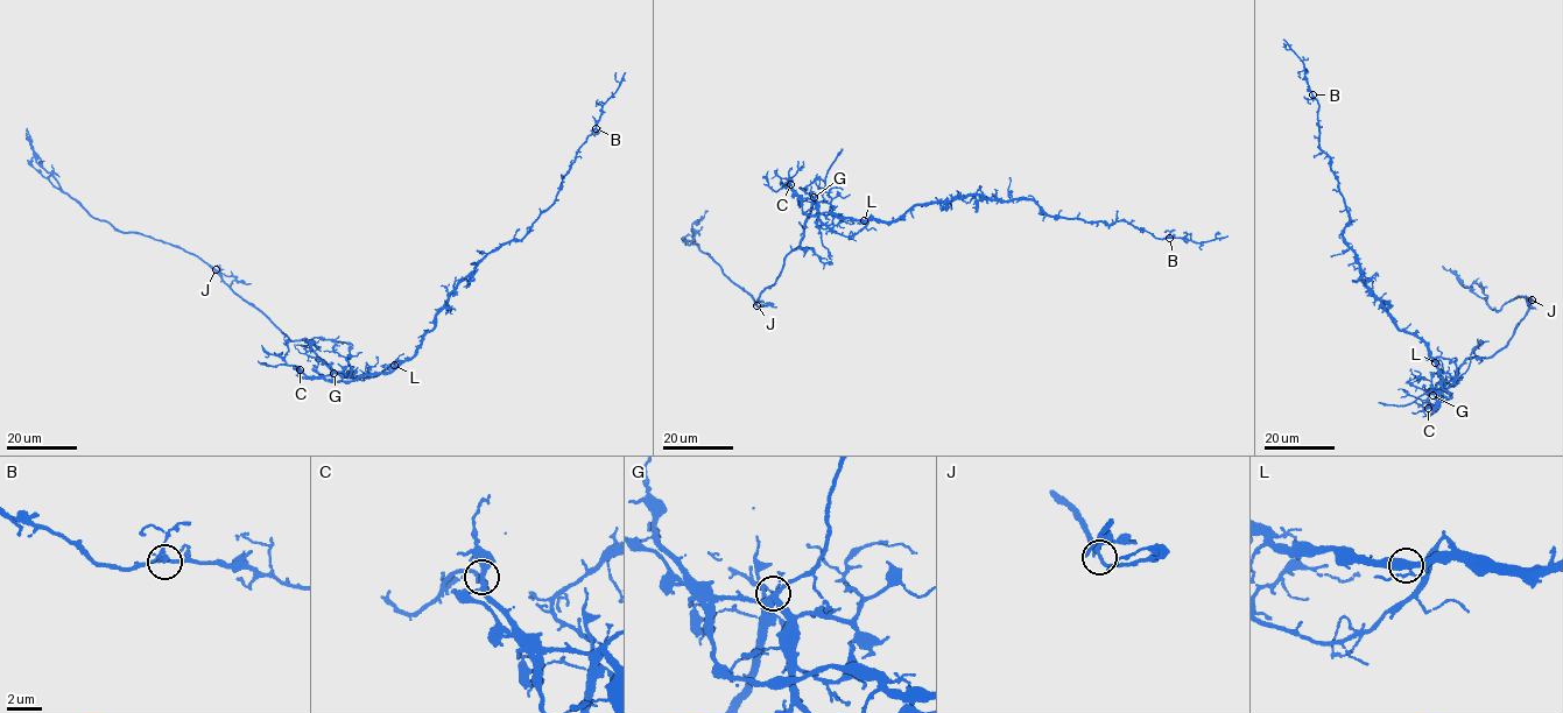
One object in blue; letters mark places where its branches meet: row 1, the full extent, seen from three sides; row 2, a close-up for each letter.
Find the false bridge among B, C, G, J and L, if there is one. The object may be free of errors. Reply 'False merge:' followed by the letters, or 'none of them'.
False merge: L

